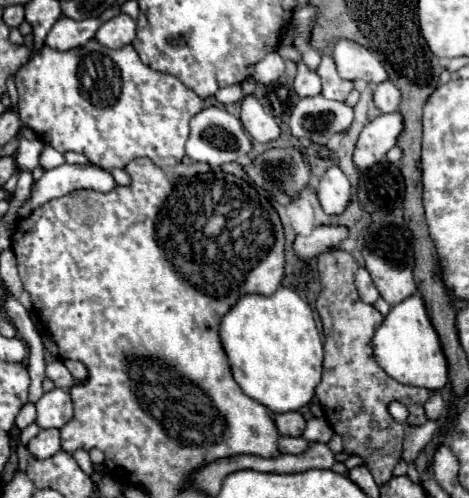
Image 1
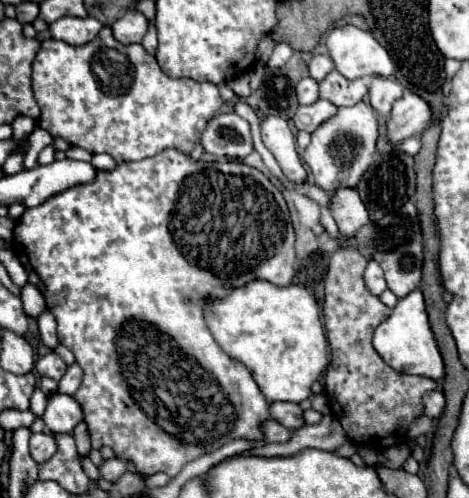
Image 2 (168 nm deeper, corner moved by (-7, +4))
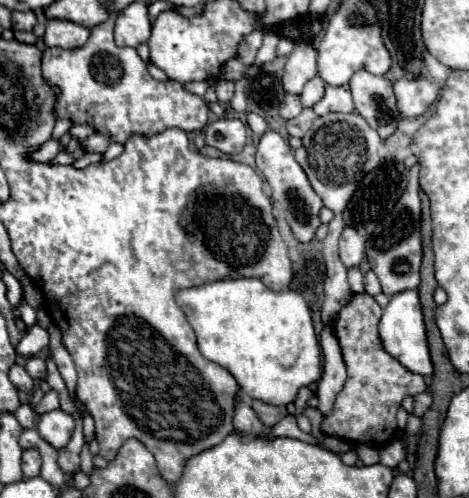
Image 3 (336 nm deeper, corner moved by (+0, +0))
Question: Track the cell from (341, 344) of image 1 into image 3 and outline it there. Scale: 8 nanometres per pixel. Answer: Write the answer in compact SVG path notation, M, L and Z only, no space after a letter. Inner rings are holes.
M362 292L352 294L346 306L336 312L332 330L338 338L342 358L346 362L348 380L340 394L336 396L334 410L330 416L324 418L320 430L326 436L336 436L352 442L362 444L380 444L382 436L392 436L398 428L388 432L388 426L396 424L396 412L400 408L400 402L406 396L416 396L420 392L426 392L426 382L422 376L408 372L402 368L392 356L388 356L380 344L378 338L378 324L382 318L382 308L376 304L376 300Z

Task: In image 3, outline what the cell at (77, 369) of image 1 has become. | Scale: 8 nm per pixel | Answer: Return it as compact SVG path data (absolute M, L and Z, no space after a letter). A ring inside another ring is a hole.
M48 390L44 394L44 398L40 400L40 404L36 406L36 414L44 414L44 412L50 412L56 408L60 408L60 394L56 390Z

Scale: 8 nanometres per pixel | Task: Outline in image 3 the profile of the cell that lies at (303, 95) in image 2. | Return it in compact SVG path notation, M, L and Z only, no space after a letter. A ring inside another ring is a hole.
M286 94L284 102L280 104L280 116L282 116L284 120L290 120L290 118L296 118L300 112L302 112L300 96L296 96L296 94Z

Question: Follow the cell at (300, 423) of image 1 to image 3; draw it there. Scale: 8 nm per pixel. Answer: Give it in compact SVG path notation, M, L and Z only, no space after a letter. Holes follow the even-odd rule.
M252 400L252 410L264 422L266 428L272 428L274 424L278 424L288 414L286 406L272 406L272 404L266 404L260 400Z

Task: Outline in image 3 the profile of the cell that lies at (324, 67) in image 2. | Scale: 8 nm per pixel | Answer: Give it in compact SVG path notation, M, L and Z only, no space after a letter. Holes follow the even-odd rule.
M314 76L312 80L306 82L302 94L300 94L300 100L302 100L302 106L314 106L320 96L324 96L324 88L326 88L326 82L320 78L320 76Z

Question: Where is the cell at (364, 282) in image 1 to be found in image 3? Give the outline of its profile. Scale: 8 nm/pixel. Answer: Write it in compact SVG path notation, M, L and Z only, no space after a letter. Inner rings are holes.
M368 270L368 272L364 274L364 288L366 288L366 292L368 292L370 296L376 296L376 294L382 292L382 290L380 290L380 280L378 280L378 276L376 276L372 270Z

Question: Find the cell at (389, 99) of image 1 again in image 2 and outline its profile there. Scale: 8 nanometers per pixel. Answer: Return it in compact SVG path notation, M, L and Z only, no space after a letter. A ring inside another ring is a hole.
M373 76L371 86L369 86L369 102L379 114L389 116L393 102L401 98L401 94L403 94L403 86L397 80Z

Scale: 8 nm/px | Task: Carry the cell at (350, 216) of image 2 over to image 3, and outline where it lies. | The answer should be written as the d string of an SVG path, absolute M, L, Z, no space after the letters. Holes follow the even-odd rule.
M346 226L340 236L340 260L344 262L346 268L350 268L358 266L362 258L364 258L364 238L352 226Z

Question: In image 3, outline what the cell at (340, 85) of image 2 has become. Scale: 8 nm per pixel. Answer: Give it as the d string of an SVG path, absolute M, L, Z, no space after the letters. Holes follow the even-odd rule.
M326 86L324 98L314 104L314 112L318 116L330 114L330 112L354 112L350 86Z

